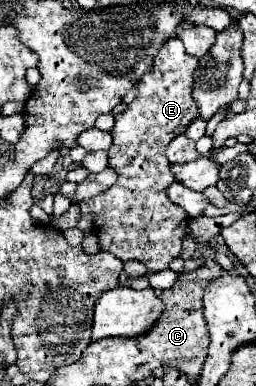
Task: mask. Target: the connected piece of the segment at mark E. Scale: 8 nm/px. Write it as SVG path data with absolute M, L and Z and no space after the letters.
M178 37L164 43L154 59L152 71L148 71L138 83L138 97L126 111L116 115L116 125L110 131L114 143L108 157L112 157L110 167L118 169L116 185L90 201L78 203L82 215L92 215L100 251L108 251L124 263L141 261L149 273L168 268L172 259L180 257L182 239L188 229L188 215L166 195L168 185L176 181L166 159L166 147L198 117L192 99L196 67L198 59L184 51Z

